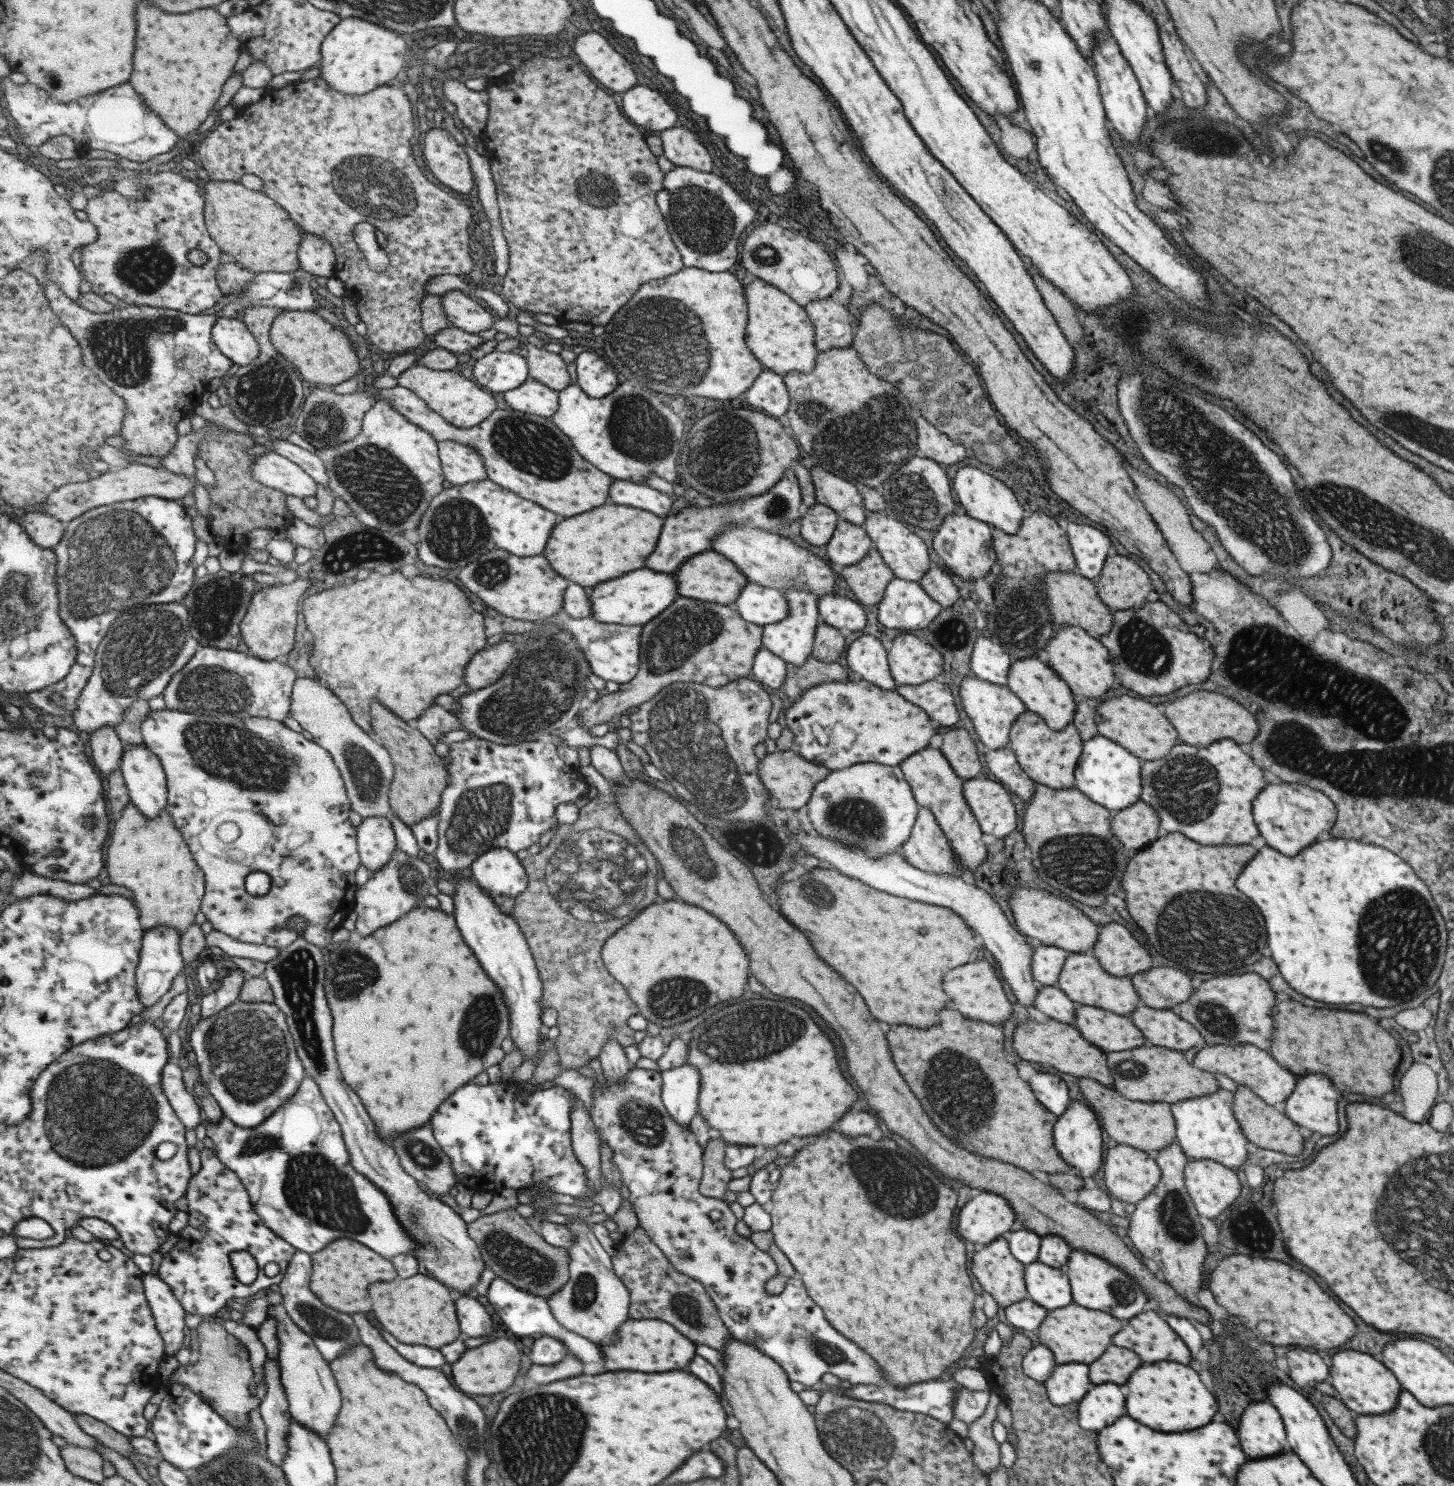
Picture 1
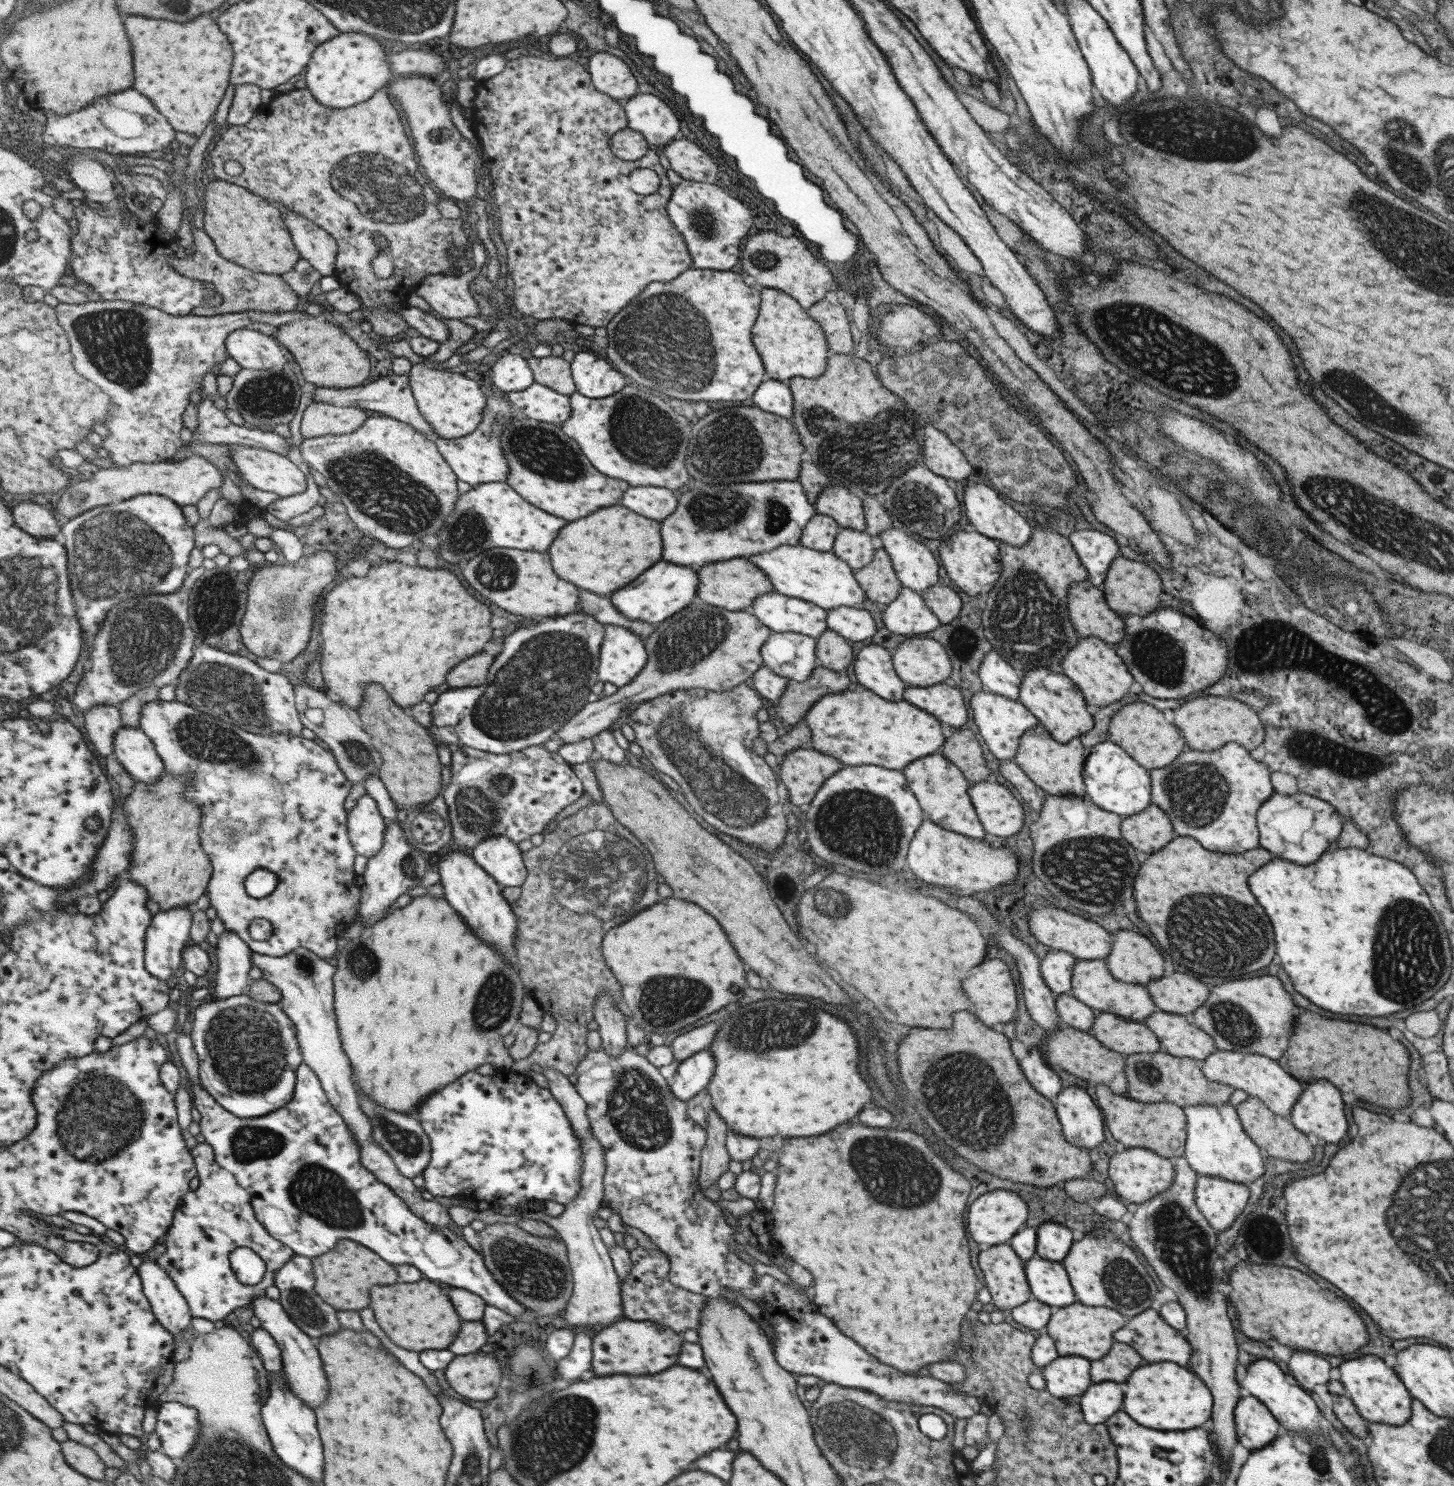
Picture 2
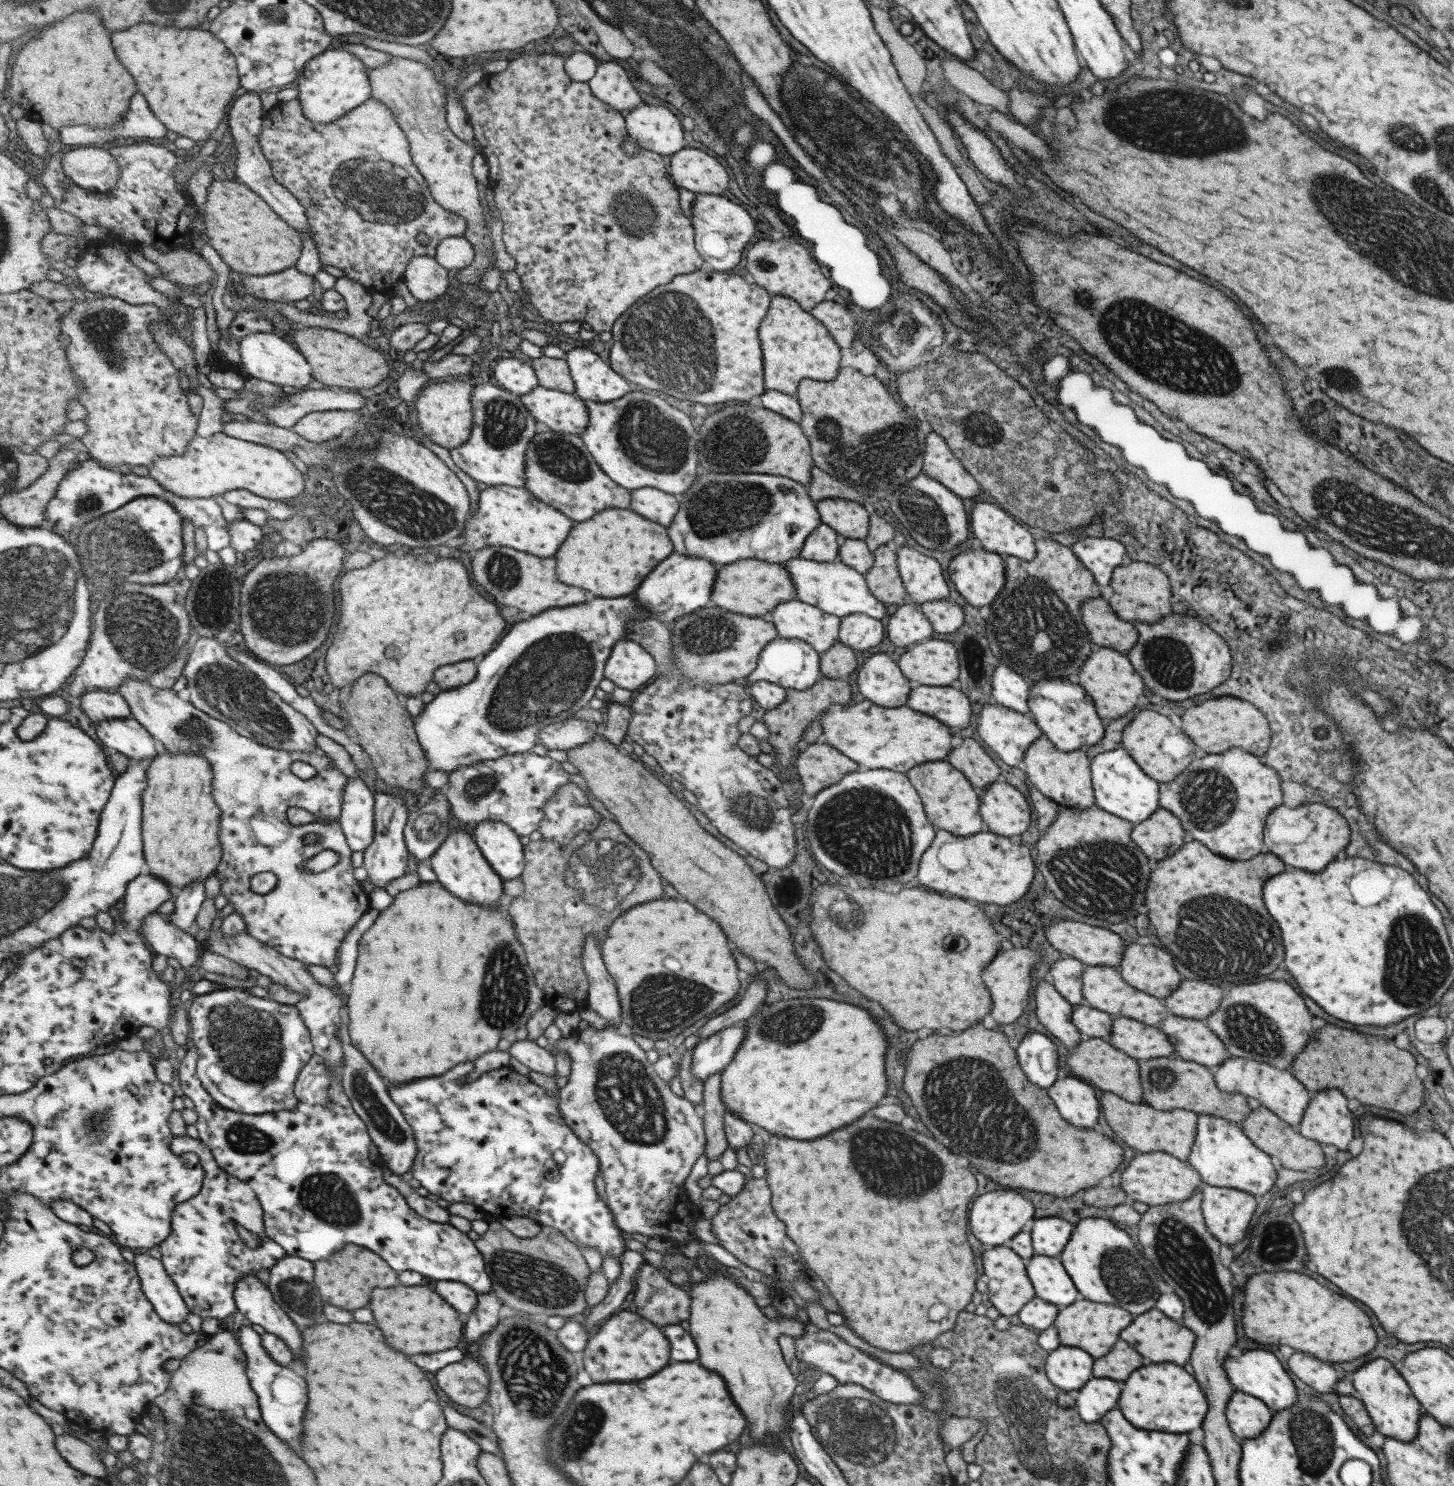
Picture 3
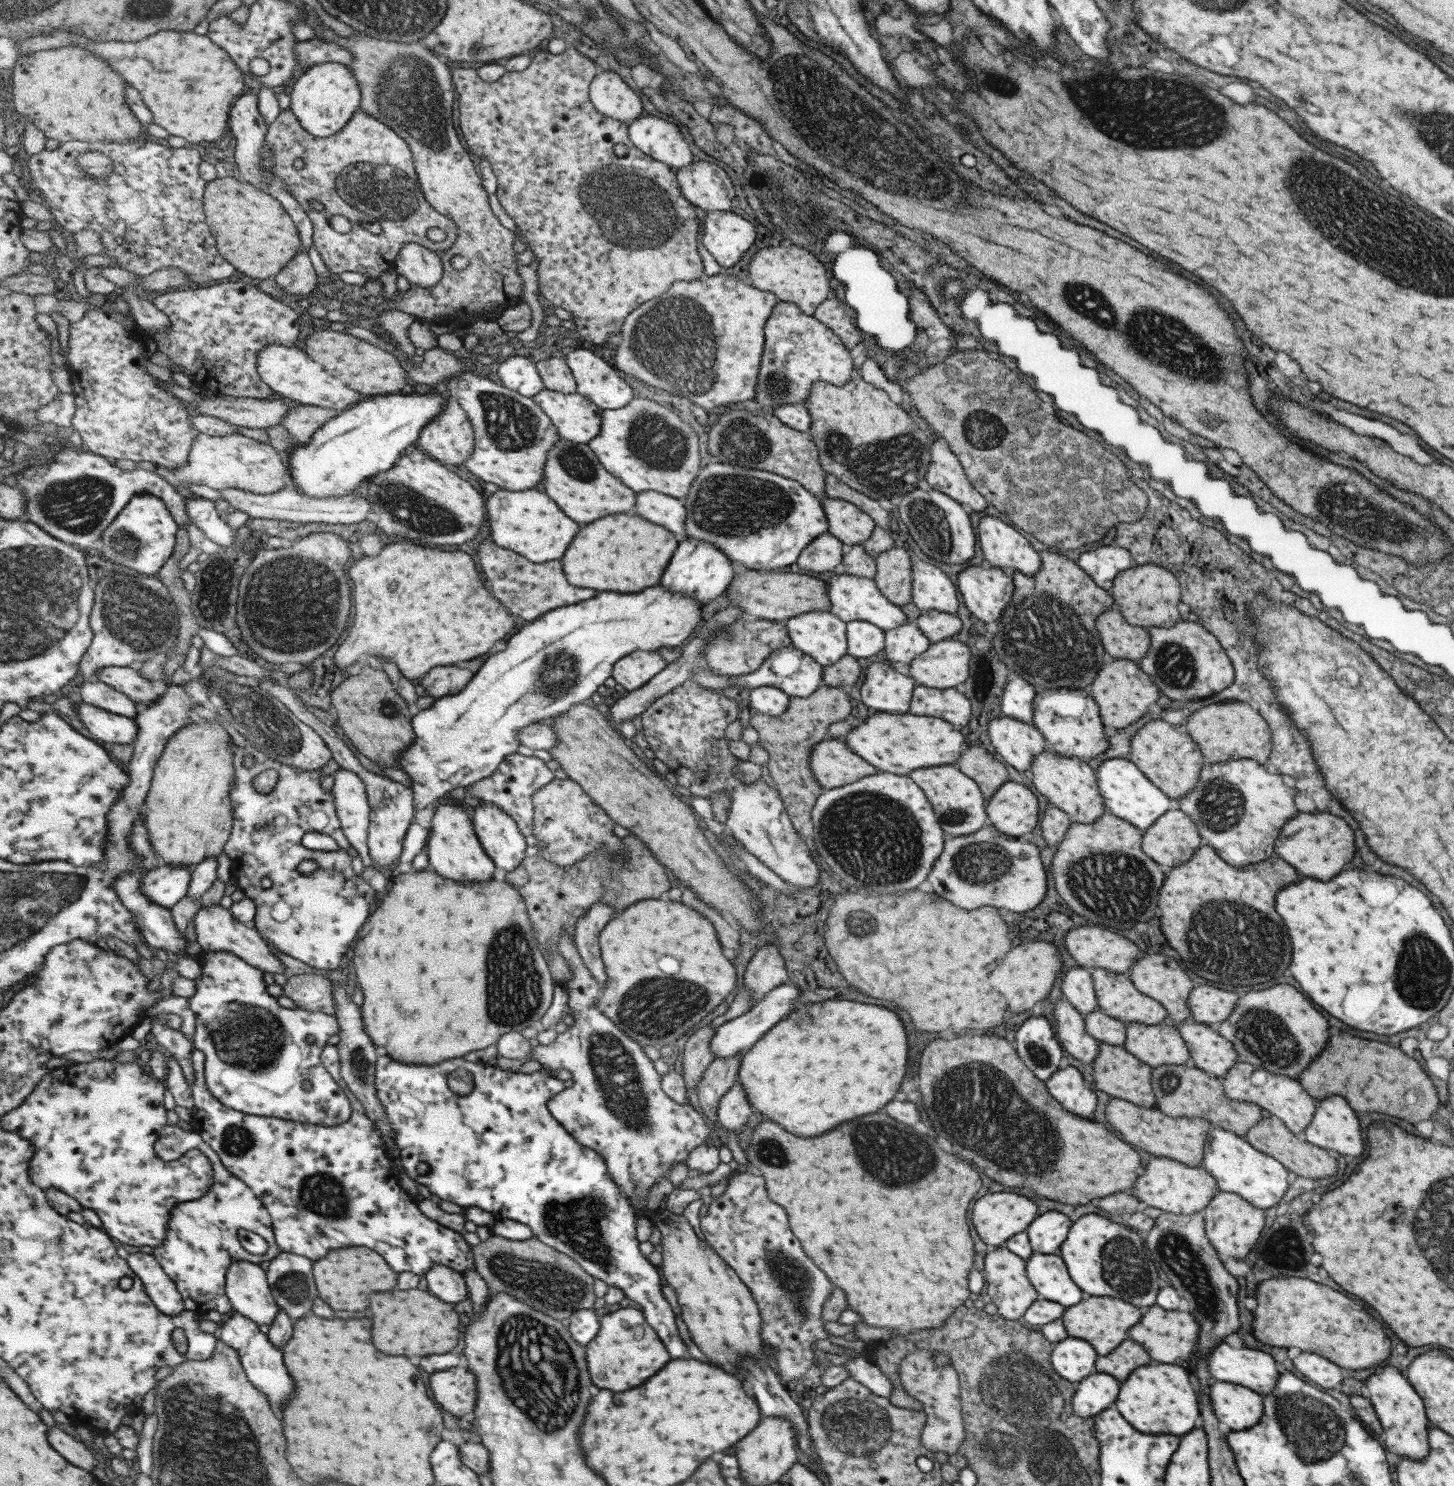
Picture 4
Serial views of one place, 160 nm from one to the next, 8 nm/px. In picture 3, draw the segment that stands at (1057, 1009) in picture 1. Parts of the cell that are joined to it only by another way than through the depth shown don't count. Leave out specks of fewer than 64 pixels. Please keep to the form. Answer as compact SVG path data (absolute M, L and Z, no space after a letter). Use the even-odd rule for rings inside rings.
M1086 1004L1071 1006L1071 1023L1082 1037L1107 1040L1112 1019L1111 1015L1094 1010Z

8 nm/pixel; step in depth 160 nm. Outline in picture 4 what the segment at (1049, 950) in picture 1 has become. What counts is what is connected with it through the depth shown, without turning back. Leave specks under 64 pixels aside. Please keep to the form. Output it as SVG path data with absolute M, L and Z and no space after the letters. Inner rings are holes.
M1076 965L1067 970L1062 975L1060 989L1062 998L1082 1016L1097 1010L1093 983L1087 968Z

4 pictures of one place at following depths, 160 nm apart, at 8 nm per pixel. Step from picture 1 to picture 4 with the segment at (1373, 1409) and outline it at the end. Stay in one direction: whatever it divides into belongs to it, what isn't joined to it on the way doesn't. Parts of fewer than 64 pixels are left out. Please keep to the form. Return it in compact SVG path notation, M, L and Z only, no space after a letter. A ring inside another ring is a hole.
M1385 1366L1379 1374L1371 1374L1363 1383L1367 1388L1367 1398L1371 1401L1374 1413L1377 1415L1381 1425L1381 1432L1385 1436L1382 1446L1389 1452L1404 1456L1409 1460L1421 1460L1429 1450L1428 1418L1424 1411L1421 1398L1413 1392L1409 1382L1391 1366Z

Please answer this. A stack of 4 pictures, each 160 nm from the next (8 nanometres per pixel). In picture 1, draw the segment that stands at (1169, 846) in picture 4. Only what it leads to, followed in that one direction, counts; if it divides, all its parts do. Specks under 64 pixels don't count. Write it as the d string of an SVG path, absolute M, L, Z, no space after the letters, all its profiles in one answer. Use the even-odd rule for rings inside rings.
M1135 802L1111 814L1111 830L1125 848L1143 848L1161 836L1159 816L1145 802Z

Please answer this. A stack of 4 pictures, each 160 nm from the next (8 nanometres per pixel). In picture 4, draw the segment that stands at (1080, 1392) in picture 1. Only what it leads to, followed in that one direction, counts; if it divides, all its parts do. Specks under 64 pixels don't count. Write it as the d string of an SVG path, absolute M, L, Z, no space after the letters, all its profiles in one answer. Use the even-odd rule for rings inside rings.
M1069 1338L1052 1345L1050 1352L1050 1363L1053 1370L1065 1380L1073 1384L1082 1381L1094 1370L1097 1354L1087 1341L1080 1338Z

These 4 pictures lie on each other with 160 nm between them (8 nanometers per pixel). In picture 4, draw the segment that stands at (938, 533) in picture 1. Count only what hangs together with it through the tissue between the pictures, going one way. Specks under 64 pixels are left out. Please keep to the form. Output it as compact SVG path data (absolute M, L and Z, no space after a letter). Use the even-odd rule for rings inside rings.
M979 565L966 567L956 576L956 584L967 610L983 623L997 621L1002 610L1011 600L1013 593L1011 576L1005 574L1001 568L996 566L987 569L983 569Z

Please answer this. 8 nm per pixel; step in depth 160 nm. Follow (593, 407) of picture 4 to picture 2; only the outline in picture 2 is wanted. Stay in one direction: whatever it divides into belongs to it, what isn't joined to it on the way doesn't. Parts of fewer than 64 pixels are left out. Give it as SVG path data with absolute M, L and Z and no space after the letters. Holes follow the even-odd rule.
M536 382L525 390L508 393L508 400L515 408L520 408L527 418L562 426L570 420L574 412L570 396L561 394L543 383Z

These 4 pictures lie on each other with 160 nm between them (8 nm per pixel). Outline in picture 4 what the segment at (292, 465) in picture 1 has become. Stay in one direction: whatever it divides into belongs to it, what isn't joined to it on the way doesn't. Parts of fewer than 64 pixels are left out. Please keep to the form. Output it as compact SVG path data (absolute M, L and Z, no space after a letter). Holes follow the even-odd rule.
M199 433L190 454L189 464L179 468L159 466L155 470L172 485L205 484L210 488L240 488L255 494L271 494L292 485L290 469L281 460L279 451L273 446L237 434L210 435Z

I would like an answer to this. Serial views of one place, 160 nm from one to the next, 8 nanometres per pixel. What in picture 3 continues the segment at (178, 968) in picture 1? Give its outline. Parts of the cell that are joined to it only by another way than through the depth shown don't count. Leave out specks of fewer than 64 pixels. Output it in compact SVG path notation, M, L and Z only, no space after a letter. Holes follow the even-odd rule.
M203 879L187 885L179 890L176 898L176 911L169 918L184 931L193 926L193 922L202 909L203 903L208 899L205 892L205 881Z

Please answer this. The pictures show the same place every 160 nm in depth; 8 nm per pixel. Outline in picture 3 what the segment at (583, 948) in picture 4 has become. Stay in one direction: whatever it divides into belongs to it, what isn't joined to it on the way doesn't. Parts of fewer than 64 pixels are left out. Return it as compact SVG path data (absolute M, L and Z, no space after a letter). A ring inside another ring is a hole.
M595 936L587 938L582 952L582 963L590 979L590 1007L607 1022L607 1027L618 1028L623 1023L623 1012L613 976L607 972Z

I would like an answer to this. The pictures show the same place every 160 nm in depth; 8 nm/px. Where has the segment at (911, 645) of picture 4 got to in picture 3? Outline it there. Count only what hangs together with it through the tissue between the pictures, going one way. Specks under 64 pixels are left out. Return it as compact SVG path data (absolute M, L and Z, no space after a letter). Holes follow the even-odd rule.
M905 600L887 620L885 632L893 646L907 649L931 634L929 621L918 610L919 604Z

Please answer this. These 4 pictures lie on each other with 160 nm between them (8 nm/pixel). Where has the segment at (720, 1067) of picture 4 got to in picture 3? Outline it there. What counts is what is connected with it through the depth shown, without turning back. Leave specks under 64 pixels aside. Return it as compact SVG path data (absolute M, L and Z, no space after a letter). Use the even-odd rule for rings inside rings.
M717 1071L702 1082L701 1112L706 1130L704 1150L707 1160L718 1159L728 1146L725 1136L725 1106L720 1094L720 1075Z

